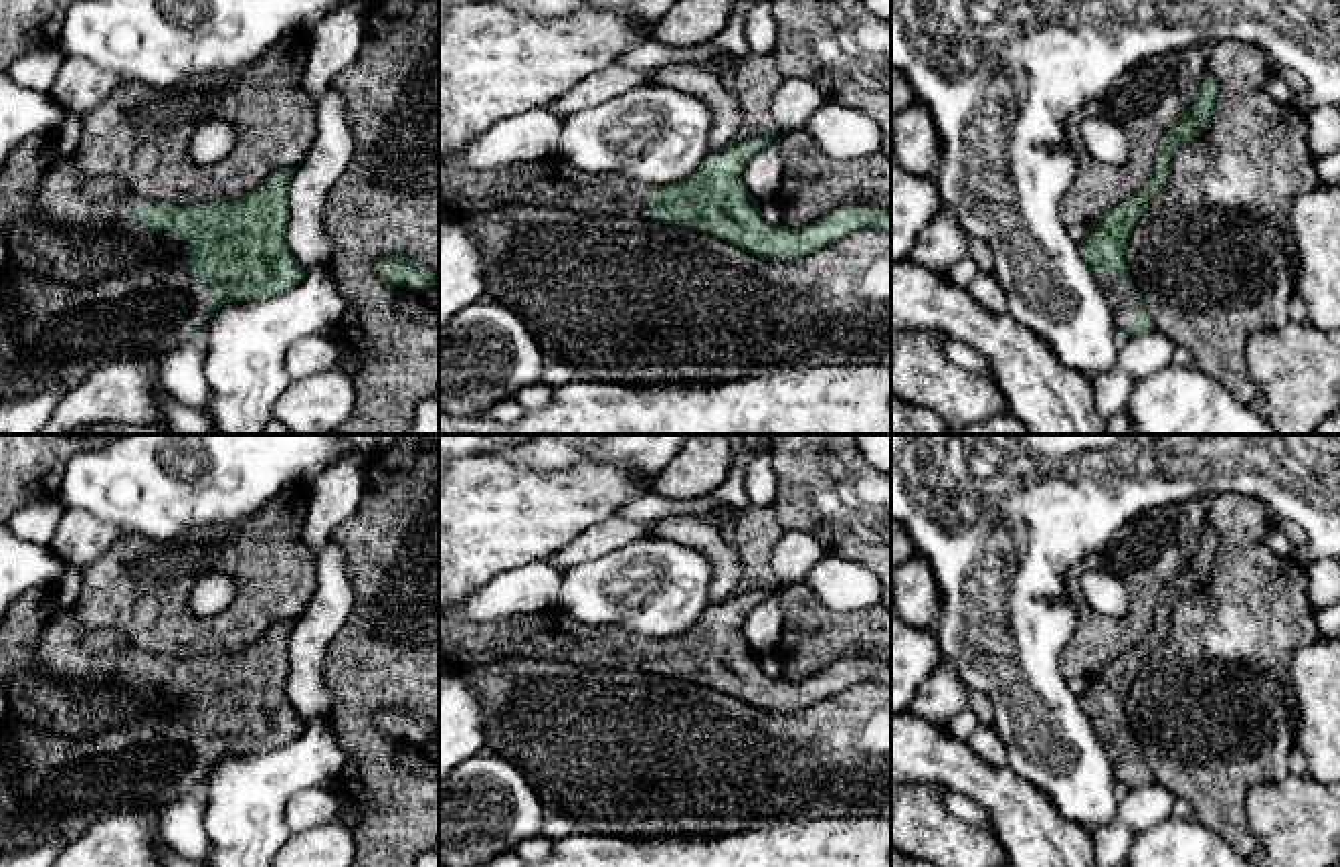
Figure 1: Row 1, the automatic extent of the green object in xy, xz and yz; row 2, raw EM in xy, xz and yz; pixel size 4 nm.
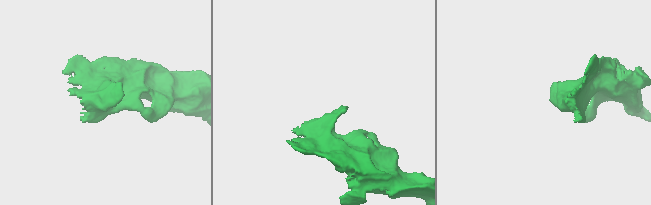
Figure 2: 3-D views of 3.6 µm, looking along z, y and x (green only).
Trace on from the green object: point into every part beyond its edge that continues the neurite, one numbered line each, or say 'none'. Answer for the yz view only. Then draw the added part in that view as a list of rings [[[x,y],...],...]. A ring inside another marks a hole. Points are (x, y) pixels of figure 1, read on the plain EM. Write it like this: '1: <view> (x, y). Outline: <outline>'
1: yz (1120, 750). Outline: [[[1102,721],[1095,732],[1112,762],[1116,780],[1130,780],[1136,770],[1134,750],[1138,748],[1138,740],[1128,740],[1124,730],[1114,730],[1108,721]]]

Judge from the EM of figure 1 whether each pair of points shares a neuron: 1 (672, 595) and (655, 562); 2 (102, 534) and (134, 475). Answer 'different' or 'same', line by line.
1: same
2: different

